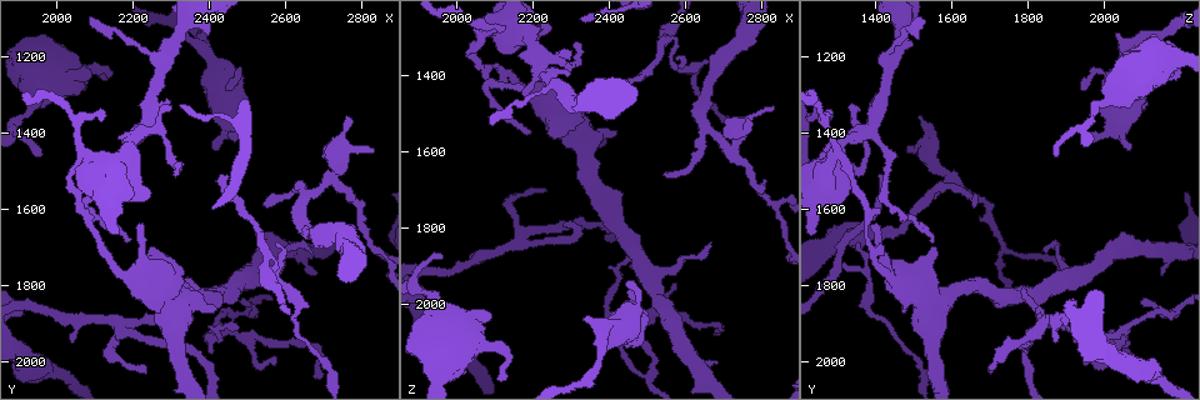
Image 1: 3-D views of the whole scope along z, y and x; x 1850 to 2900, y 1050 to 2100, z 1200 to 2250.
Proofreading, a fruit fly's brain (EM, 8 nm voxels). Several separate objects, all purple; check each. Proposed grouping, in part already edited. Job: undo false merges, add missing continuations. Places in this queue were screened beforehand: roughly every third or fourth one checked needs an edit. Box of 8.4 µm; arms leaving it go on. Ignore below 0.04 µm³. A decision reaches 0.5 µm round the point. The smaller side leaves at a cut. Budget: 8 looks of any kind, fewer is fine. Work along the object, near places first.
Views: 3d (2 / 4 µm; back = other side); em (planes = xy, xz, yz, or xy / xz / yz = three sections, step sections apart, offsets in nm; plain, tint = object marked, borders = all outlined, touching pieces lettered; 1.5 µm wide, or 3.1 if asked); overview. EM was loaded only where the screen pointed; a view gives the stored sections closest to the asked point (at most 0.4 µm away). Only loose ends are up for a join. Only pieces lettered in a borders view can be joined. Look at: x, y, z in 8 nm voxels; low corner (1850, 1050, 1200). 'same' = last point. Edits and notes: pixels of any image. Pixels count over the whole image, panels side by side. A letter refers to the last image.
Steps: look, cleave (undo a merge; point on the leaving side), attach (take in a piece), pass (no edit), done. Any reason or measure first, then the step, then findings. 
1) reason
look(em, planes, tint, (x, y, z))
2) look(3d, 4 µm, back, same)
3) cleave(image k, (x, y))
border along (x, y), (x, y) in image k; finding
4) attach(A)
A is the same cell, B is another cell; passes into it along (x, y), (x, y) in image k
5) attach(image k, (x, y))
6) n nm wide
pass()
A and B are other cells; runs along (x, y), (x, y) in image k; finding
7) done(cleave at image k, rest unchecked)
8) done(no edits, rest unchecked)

thin end
look(em, planes, tint, (2495, 1840, 2100))

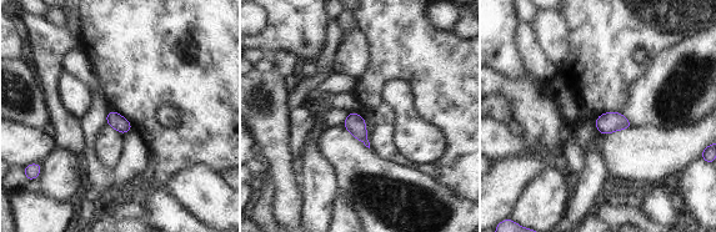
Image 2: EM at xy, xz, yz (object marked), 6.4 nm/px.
what lies round it
look(em, planes, borders, same)

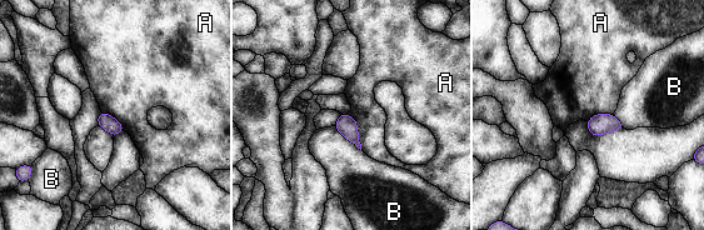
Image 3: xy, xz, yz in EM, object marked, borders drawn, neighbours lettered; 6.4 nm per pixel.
100 nm wide
pass()
A and B are other cells; border along (346, 114), (355, 120), (362, 149) in image 3; none of them fits

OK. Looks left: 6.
sudden change in width
look(3d, 4 µm, (2190, 1440, 1290))

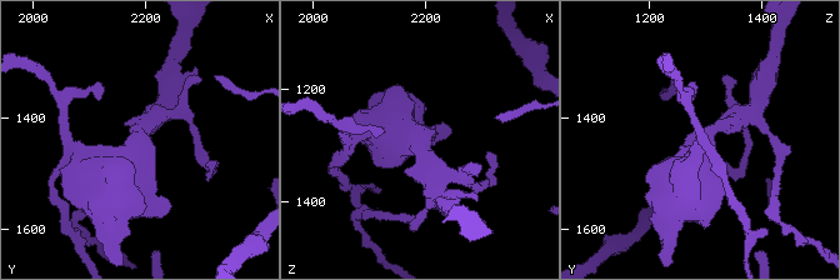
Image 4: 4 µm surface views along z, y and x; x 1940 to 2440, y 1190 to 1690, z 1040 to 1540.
need the tissue
look(em, planes, borders, (2190, 1440, 1295))

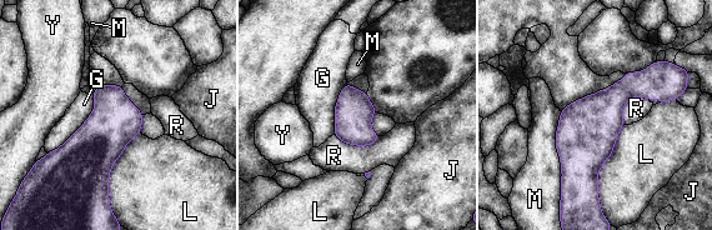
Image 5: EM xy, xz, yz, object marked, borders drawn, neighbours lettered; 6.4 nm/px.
pass()
G, J, L, M, R and Y are other cells; border along (334, 134), (356, 145), (380, 136) in image 5; one cell here

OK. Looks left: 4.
look(em, xy, step 4, borders, (2220, 1635, 1400))

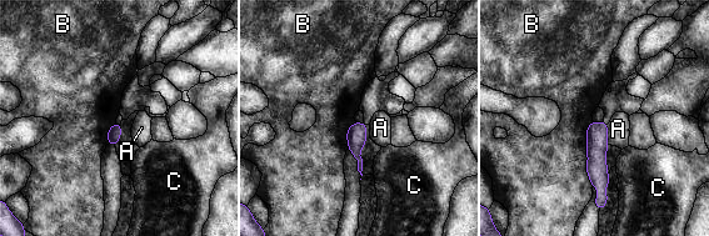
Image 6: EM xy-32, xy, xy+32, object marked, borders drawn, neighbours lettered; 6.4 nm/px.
pass()
A, B and C are other cells; runs along (593, 125), (602, 194) in image 6; none of them fits

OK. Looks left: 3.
done(no edits, rest unchecked)

